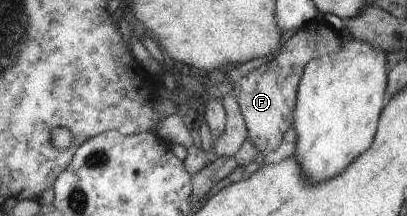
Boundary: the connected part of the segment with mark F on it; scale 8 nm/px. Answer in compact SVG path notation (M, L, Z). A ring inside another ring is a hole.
M323 19L304 23L290 39L281 46L281 51L271 61L247 73L234 84L232 92L240 107L247 130L247 139L255 145L255 151L263 155L275 150L281 143L283 133L292 125L292 111L296 105L295 89L305 65L320 55L327 55L341 45L341 36L336 29L325 25Z

